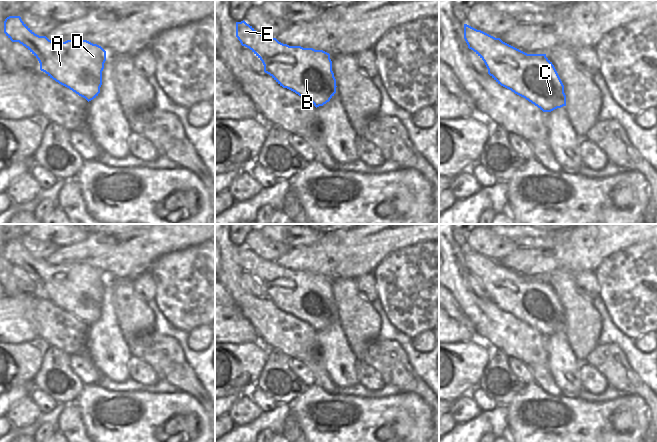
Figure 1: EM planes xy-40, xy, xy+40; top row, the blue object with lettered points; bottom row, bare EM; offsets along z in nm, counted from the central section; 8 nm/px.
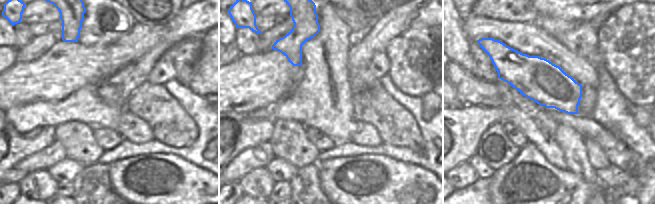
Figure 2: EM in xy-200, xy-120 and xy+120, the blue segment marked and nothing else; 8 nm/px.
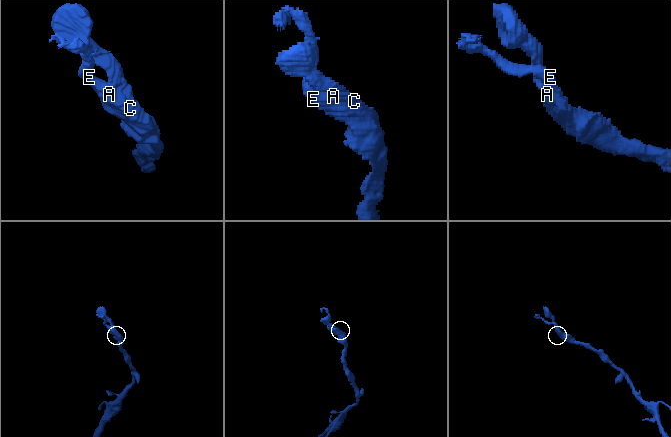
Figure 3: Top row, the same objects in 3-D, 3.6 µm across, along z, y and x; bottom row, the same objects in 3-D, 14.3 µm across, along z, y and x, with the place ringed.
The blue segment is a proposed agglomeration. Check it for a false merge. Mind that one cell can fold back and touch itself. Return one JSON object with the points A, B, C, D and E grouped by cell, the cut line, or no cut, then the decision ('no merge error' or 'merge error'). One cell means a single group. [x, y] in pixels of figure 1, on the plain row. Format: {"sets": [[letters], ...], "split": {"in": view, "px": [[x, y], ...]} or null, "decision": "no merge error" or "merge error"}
{"sets": [["A", "B", "C", "D", "E"]], "split": null, "decision": "no merge error"}

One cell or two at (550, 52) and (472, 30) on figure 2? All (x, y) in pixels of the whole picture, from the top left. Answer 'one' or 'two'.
one

